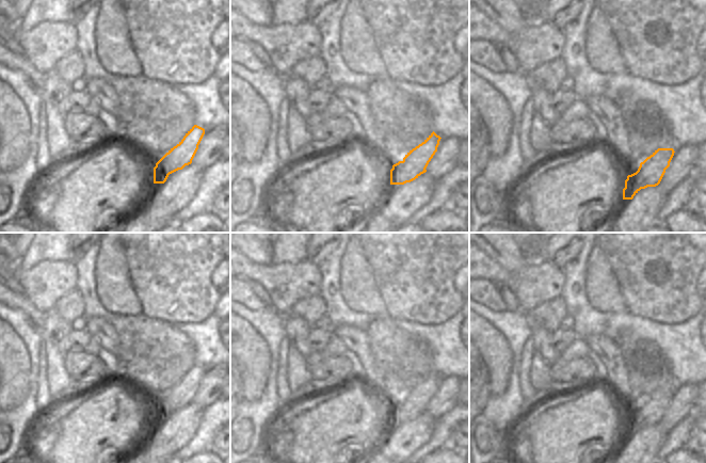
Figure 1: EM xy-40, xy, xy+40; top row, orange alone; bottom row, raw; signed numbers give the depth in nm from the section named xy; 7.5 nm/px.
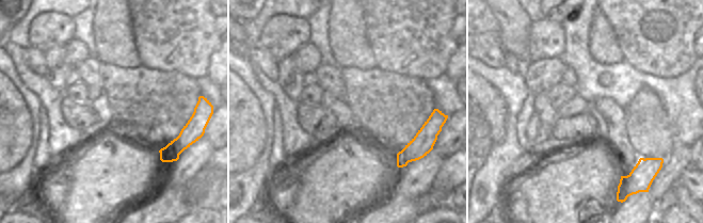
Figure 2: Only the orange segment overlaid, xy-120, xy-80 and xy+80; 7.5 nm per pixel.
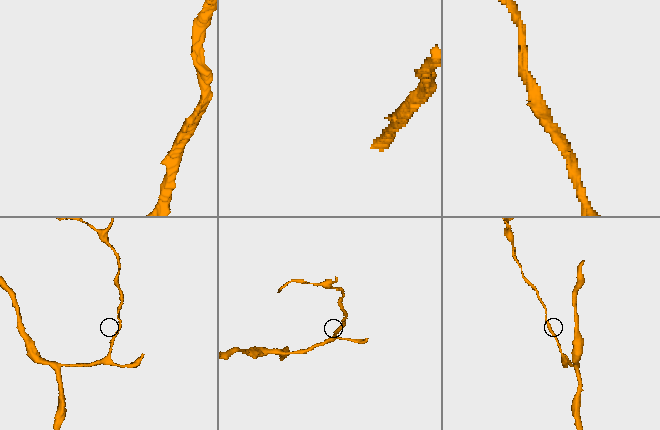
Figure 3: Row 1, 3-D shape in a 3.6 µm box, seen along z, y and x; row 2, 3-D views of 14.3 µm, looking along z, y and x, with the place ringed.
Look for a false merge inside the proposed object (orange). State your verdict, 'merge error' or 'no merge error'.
no merge error

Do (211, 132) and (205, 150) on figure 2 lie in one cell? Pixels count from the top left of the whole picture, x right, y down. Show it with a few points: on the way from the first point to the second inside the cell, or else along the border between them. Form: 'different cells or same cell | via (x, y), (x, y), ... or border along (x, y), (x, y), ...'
different cells | border along (203, 136), (214, 149)

